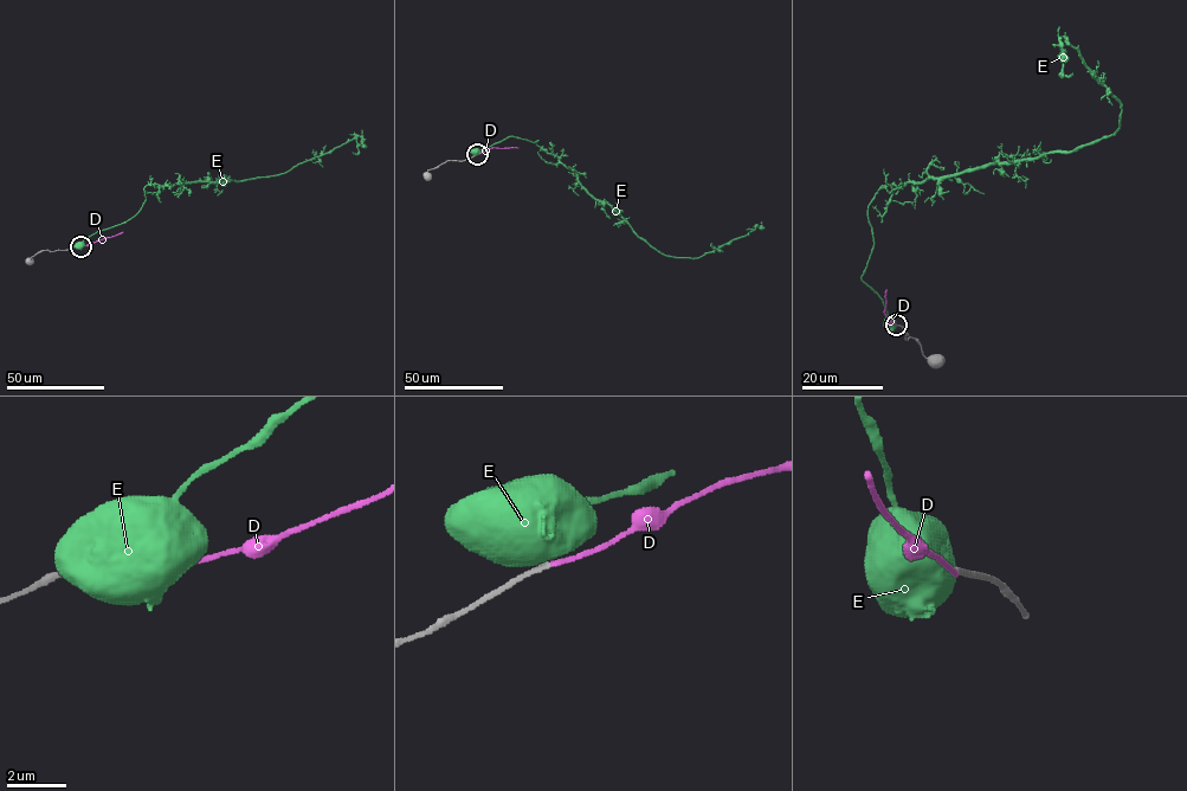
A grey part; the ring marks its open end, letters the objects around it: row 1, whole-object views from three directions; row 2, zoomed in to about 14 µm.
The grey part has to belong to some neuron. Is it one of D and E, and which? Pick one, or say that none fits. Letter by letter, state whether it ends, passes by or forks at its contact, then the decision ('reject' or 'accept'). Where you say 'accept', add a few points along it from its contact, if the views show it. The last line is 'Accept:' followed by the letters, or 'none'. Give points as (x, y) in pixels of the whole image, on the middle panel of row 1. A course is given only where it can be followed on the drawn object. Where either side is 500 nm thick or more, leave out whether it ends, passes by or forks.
D: it ends | reject
E: reject
Accept: none

